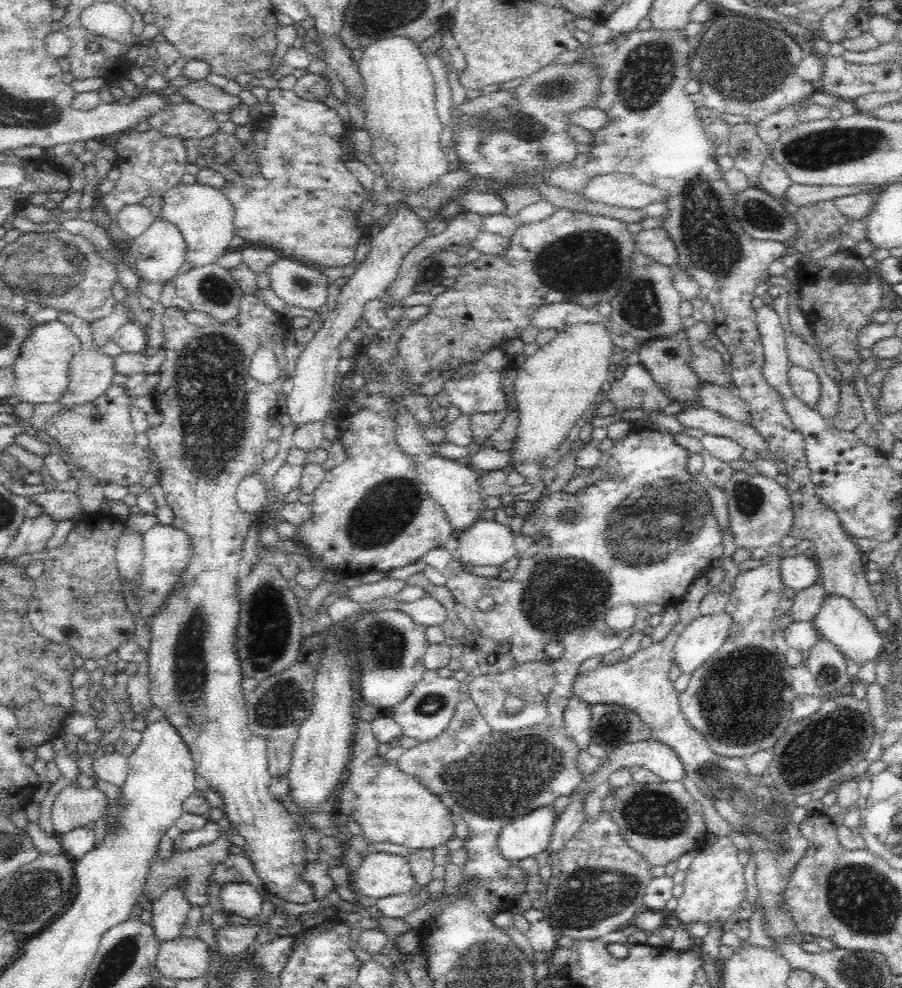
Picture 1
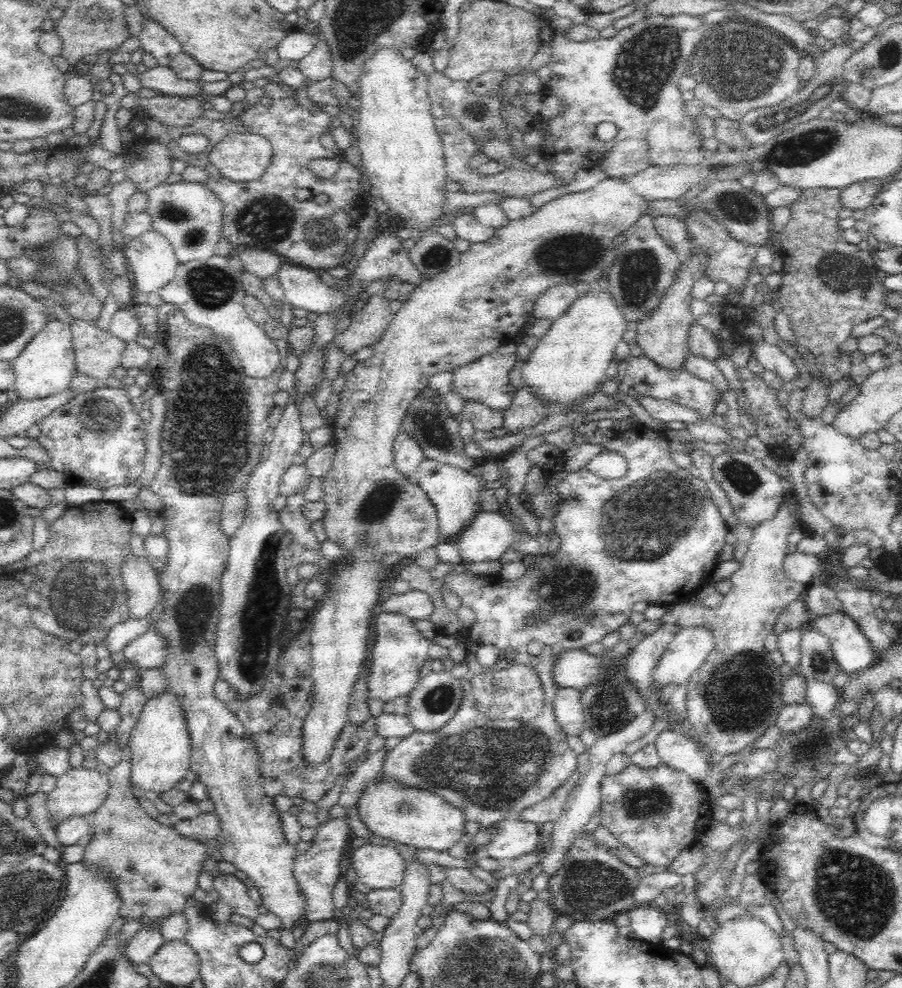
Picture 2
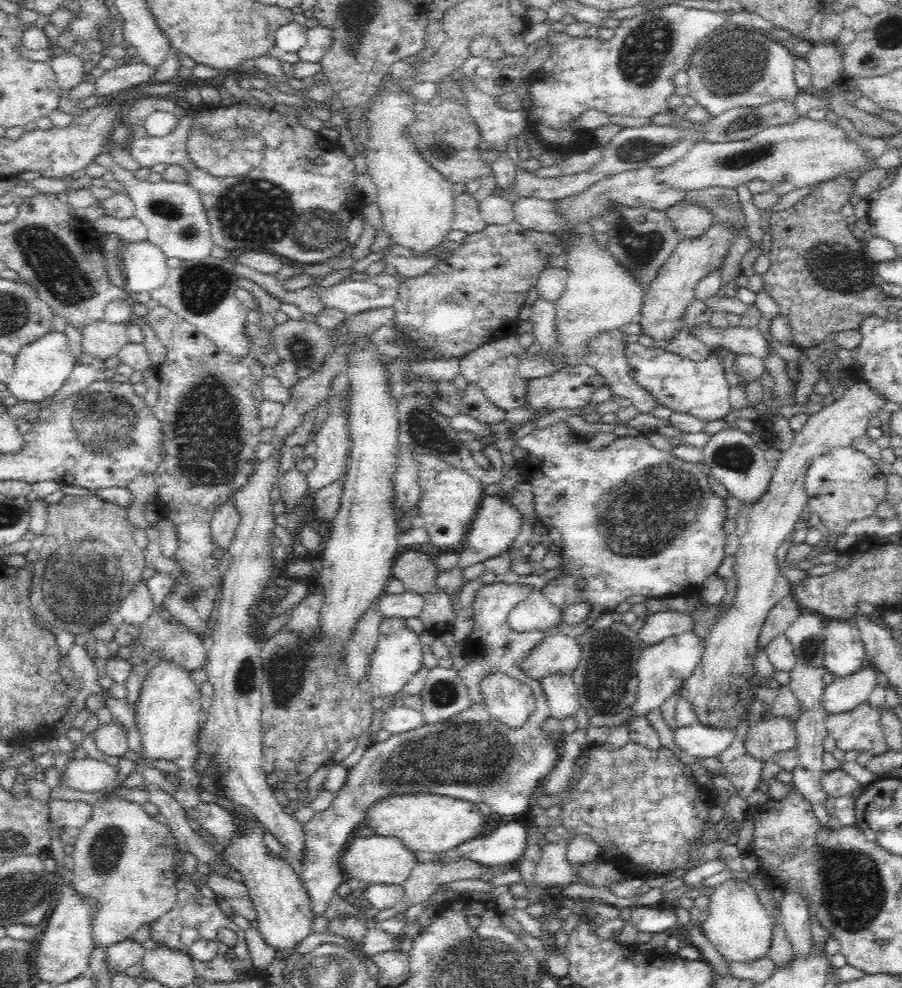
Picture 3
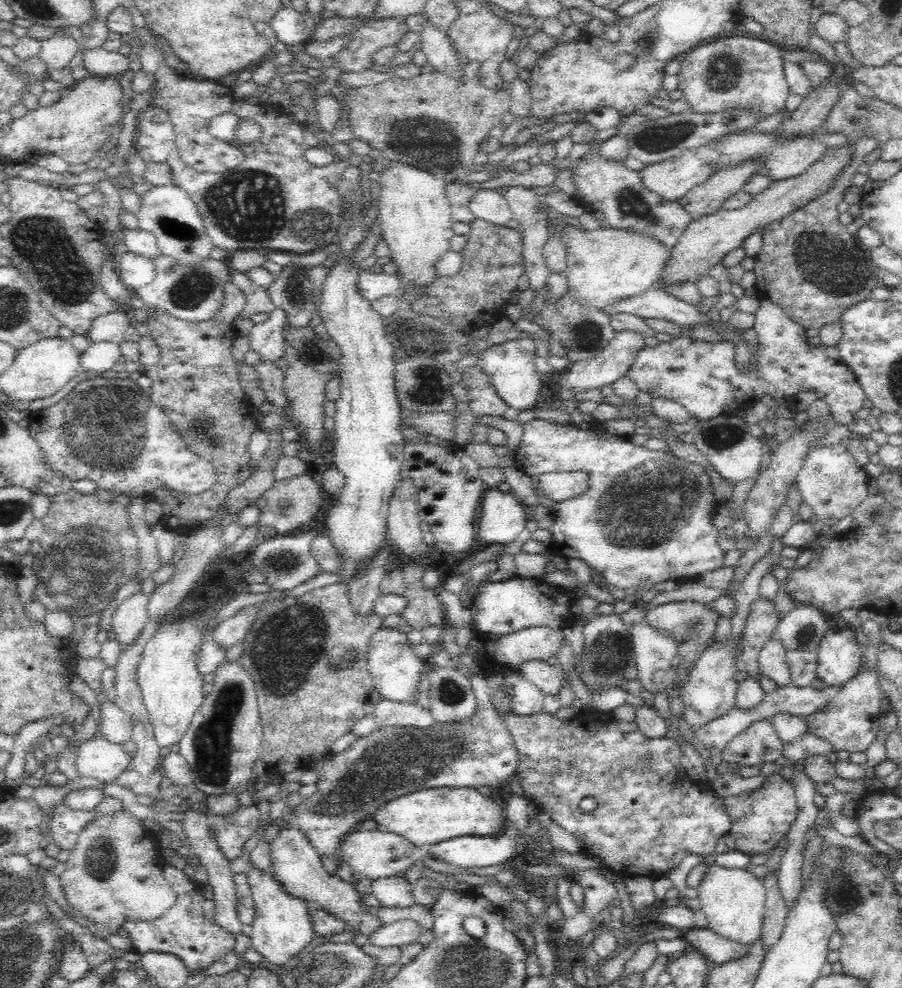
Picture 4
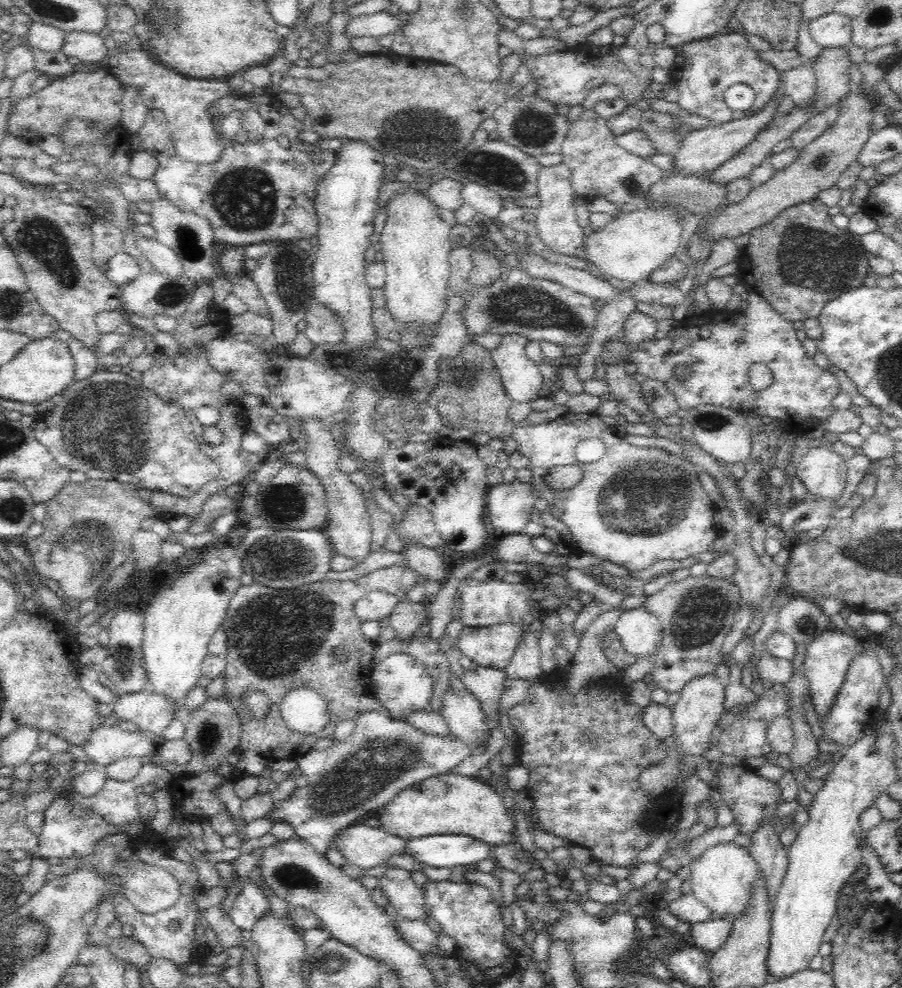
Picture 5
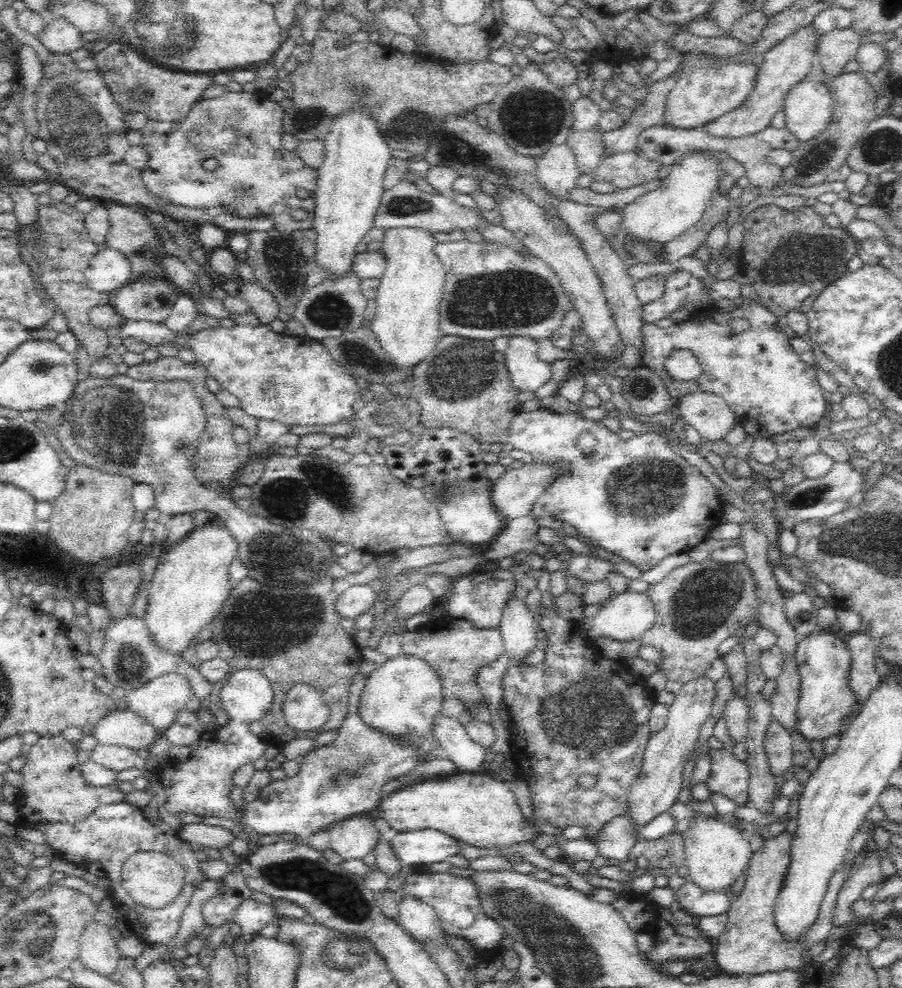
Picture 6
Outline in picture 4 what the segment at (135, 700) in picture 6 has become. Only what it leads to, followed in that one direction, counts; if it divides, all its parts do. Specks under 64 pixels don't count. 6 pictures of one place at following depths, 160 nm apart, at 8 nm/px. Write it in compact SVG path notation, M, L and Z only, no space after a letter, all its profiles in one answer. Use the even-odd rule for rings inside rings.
M106 701L101 709L99 722L99 736L108 740L111 744L123 746L131 740L132 721L116 703Z

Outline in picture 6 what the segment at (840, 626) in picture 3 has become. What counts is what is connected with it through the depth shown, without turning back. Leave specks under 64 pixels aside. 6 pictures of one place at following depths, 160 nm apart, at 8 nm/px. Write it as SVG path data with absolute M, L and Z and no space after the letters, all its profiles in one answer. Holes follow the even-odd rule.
M828 631L806 636L798 644L796 661L798 673L802 677L802 690L798 703L797 730L809 741L823 741L830 736L840 735L844 716L854 708L854 697L848 687L851 668L851 653L848 644Z

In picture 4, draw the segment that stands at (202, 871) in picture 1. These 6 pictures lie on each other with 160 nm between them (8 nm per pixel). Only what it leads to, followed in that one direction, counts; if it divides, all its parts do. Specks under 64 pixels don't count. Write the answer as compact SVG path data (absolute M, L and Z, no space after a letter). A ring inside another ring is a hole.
M124 808L115 811L113 814L97 816L82 828L80 834L77 836L76 844L71 850L71 855L65 862L66 870L60 875L60 878L62 889L64 889L64 894L66 895L65 898L70 902L70 906L72 906L73 910L78 910L82 916L88 919L88 928L85 929L88 934L107 941L111 936L118 935L120 928L123 928L128 921L153 921L174 906L176 894L165 880L163 873L164 864L162 864L162 854L160 854L162 847L159 844L158 835L158 832L153 832L144 825L144 820L136 817Z

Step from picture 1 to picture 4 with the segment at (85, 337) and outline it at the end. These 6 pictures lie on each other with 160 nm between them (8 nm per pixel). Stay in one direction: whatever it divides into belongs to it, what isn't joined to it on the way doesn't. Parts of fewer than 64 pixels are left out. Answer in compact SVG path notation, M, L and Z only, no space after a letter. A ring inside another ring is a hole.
M118 310L110 314L103 314L92 321L90 330L85 336L90 344L110 342L116 345L124 342L124 332L132 324L130 311Z

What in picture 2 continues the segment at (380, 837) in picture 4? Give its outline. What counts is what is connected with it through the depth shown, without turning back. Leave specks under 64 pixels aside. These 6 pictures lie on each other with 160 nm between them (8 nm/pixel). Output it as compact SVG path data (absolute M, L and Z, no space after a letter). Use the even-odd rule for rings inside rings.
M367 843L347 855L365 891L398 889L403 882L408 861L393 847Z

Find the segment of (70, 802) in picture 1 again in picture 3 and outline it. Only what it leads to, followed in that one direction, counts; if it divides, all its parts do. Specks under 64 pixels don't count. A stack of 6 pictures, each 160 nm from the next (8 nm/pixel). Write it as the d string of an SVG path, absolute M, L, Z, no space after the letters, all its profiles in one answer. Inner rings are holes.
M84 758L84 760L69 760L61 772L61 785L76 790L76 792L100 792L114 784L117 770L104 762Z

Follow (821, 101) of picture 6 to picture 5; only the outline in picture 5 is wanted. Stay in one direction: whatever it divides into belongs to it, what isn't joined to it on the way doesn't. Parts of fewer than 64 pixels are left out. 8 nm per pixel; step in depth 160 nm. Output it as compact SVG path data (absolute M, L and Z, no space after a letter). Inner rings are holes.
M813 62L784 71L781 75L780 91L788 94L798 106L810 104L816 90Z

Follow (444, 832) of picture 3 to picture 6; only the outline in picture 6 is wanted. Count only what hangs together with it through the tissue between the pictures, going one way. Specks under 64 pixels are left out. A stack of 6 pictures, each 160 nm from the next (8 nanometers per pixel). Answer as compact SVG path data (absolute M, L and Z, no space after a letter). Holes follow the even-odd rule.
M476 772L414 782L383 799L378 809L379 816L398 833L432 829L476 848L512 846L537 836L522 816L516 797L506 783L498 777Z

